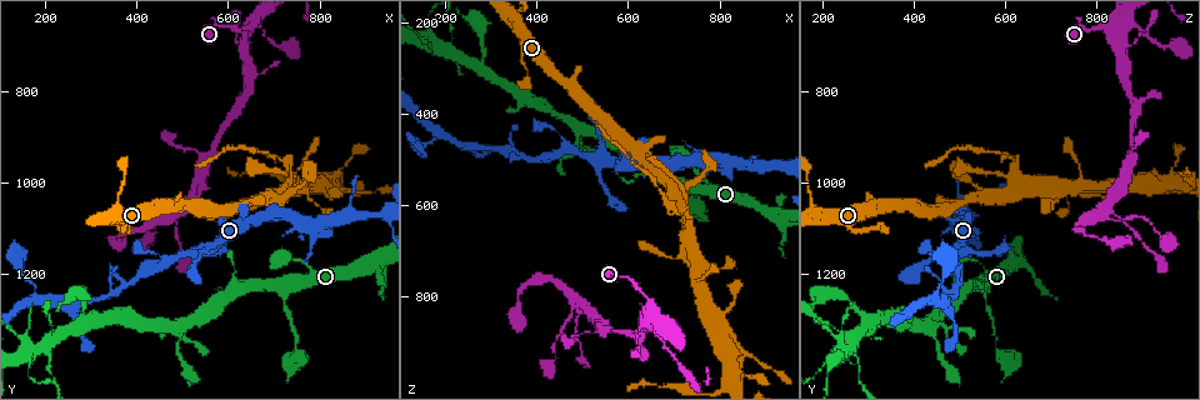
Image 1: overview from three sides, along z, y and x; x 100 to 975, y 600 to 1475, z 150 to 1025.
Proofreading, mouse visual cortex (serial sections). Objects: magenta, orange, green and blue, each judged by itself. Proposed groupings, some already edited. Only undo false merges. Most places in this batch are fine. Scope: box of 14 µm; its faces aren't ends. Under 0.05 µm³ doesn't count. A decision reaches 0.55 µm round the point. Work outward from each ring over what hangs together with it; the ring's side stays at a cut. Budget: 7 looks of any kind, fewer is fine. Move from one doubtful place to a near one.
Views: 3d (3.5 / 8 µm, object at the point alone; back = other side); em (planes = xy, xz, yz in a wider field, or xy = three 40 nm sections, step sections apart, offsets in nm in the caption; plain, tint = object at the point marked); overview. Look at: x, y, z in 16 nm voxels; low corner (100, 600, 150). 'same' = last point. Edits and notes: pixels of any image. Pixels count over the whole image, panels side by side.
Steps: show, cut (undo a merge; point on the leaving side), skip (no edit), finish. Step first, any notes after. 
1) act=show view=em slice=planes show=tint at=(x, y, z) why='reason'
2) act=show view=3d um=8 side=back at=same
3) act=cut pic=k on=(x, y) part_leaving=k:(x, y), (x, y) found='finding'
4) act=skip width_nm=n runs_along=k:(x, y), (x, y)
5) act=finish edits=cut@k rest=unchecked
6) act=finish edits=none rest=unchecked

act=show view=3d um=3.5 at=(625, 700, 870) why='three-way junction'

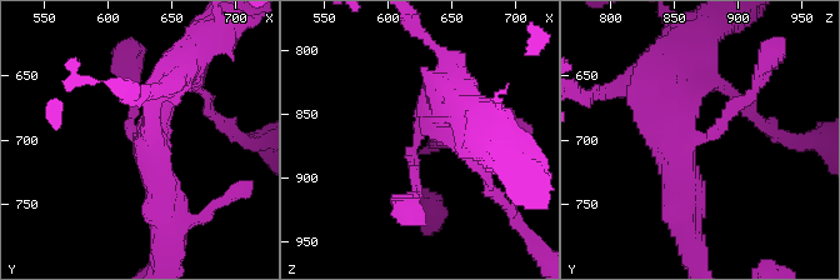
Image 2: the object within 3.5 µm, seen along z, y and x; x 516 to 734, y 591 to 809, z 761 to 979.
act=show view=em slice=xy step=3 show=tint at=(626, 698, 872) why='now the EM'

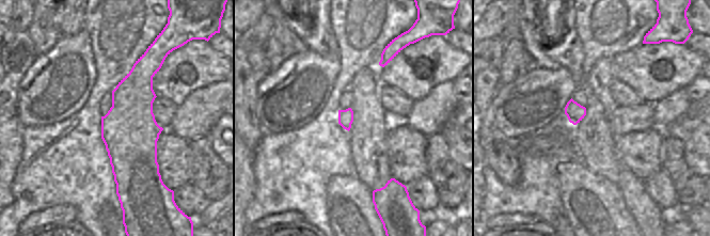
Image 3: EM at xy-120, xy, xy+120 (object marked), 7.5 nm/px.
act=show view=em slice=xy step=5 show=tint at=same why='another direction'

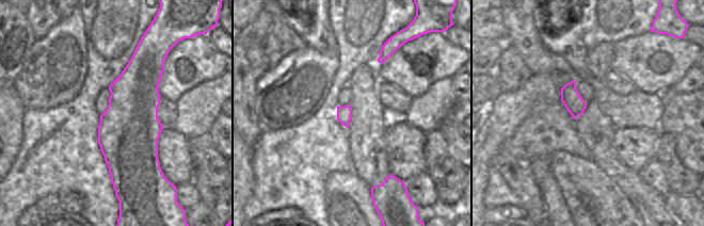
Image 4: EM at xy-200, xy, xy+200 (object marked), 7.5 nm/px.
act=skip width_nm=110 runs_along=2:(449, 100), (410, 150), (410, 199) found='all the same cell'

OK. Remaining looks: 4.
act=show view=3d um=3.5 side=back at=(485, 1065, 810) why='thick turns thin'

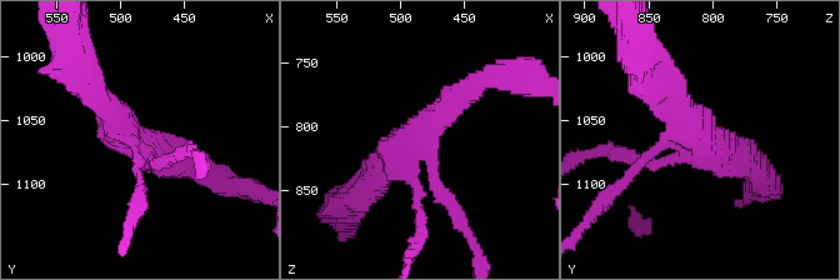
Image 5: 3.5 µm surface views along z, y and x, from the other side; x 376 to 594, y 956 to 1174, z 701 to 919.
act=show view=em slice=xy step=3 show=tint at=(488, 1068, 808) arms=4 arm_widths_nm=150,150,350,350

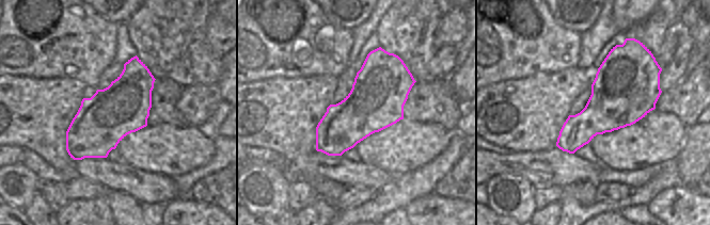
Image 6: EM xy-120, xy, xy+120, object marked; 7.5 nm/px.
act=show view=em slice=planes show=tint at=same why='cut it another way'

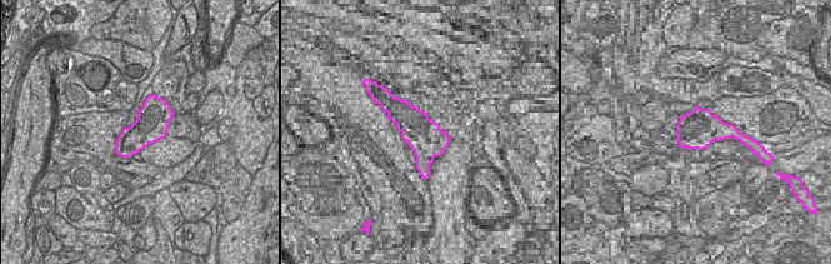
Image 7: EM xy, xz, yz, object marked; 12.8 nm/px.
act=skip width_nm=420 runs_along=5:(373, 183), (391, 154), (480, 80) found='continuous, no second cell'

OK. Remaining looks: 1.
act=show view=3d um=3.5 side=back at=(215, 1345, 275) why='four-way junction'

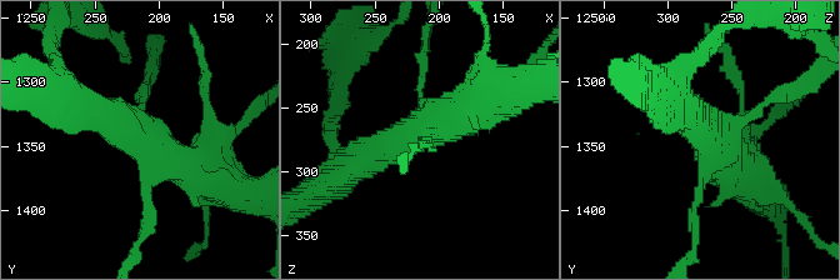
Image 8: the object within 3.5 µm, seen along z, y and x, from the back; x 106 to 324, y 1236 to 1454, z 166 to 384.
act=skip runs_along=8:(70, 98), (200, 171) found='all the same cell'

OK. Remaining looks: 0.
act=finish edits=none rest=unchecked

